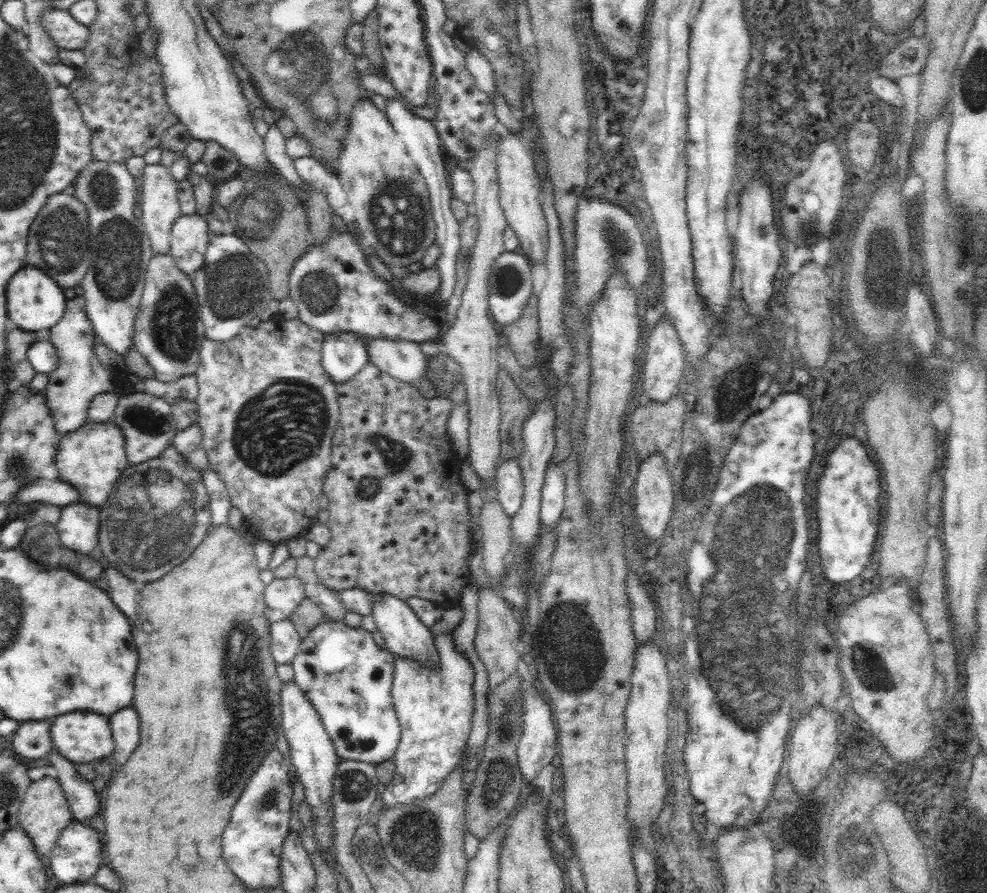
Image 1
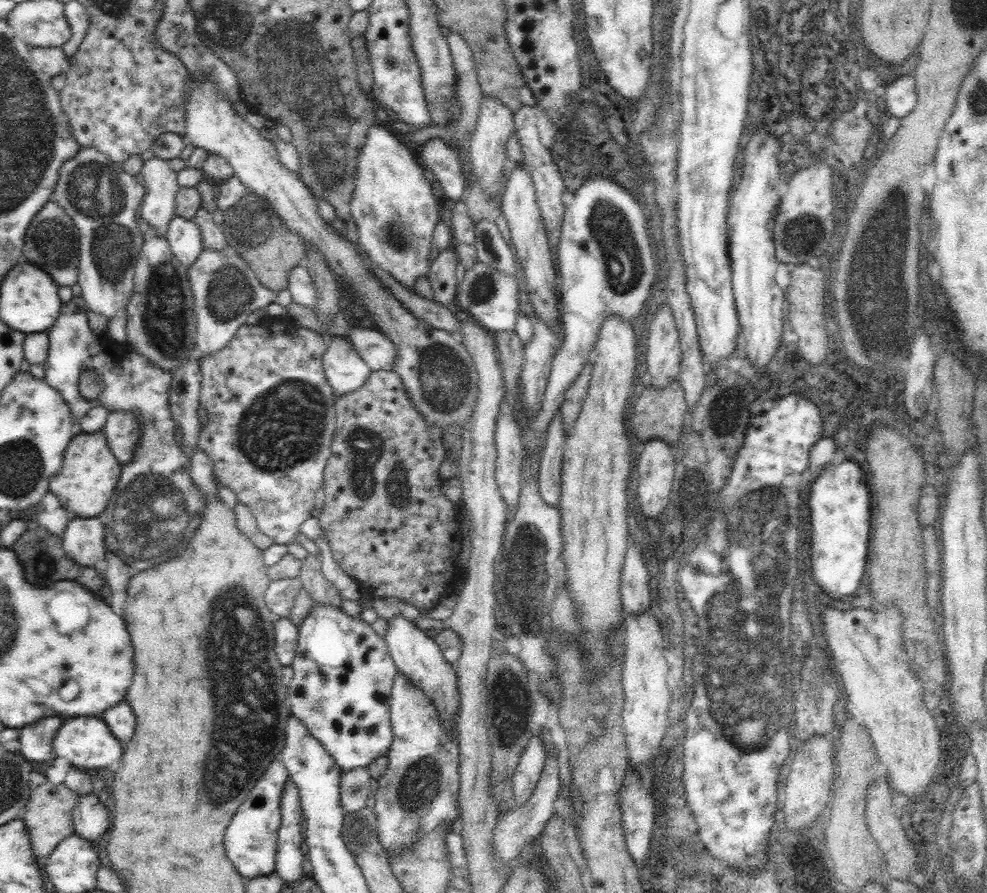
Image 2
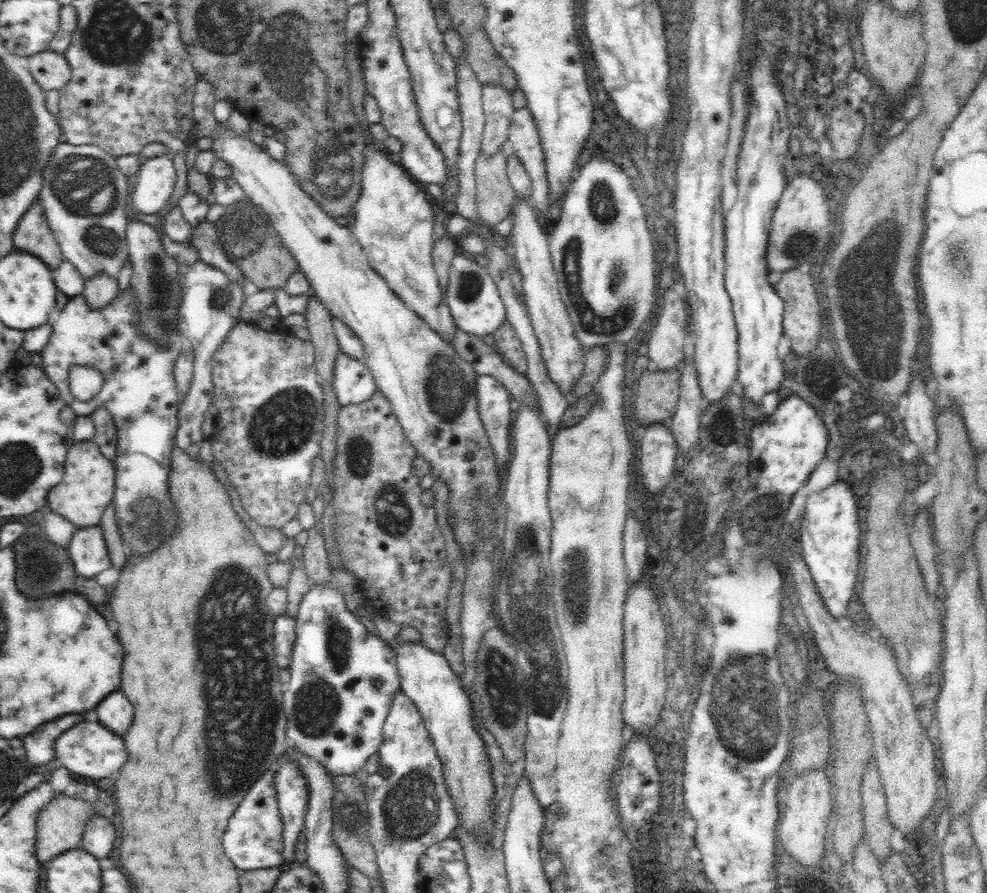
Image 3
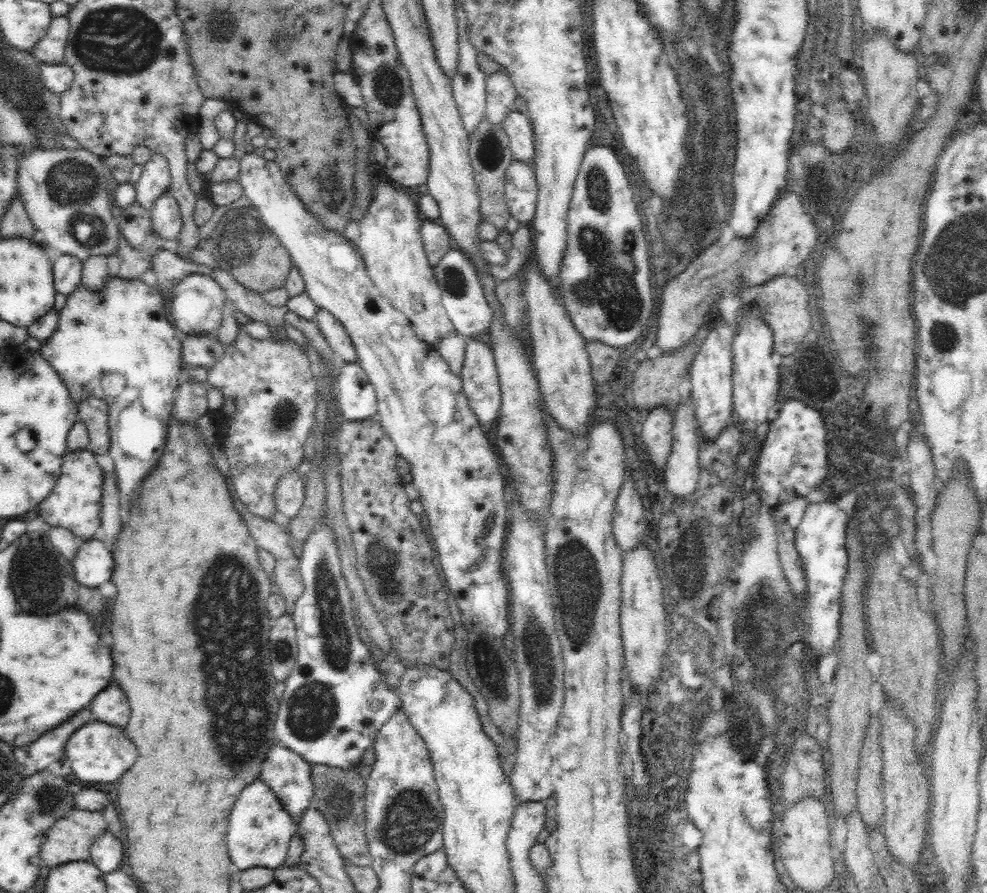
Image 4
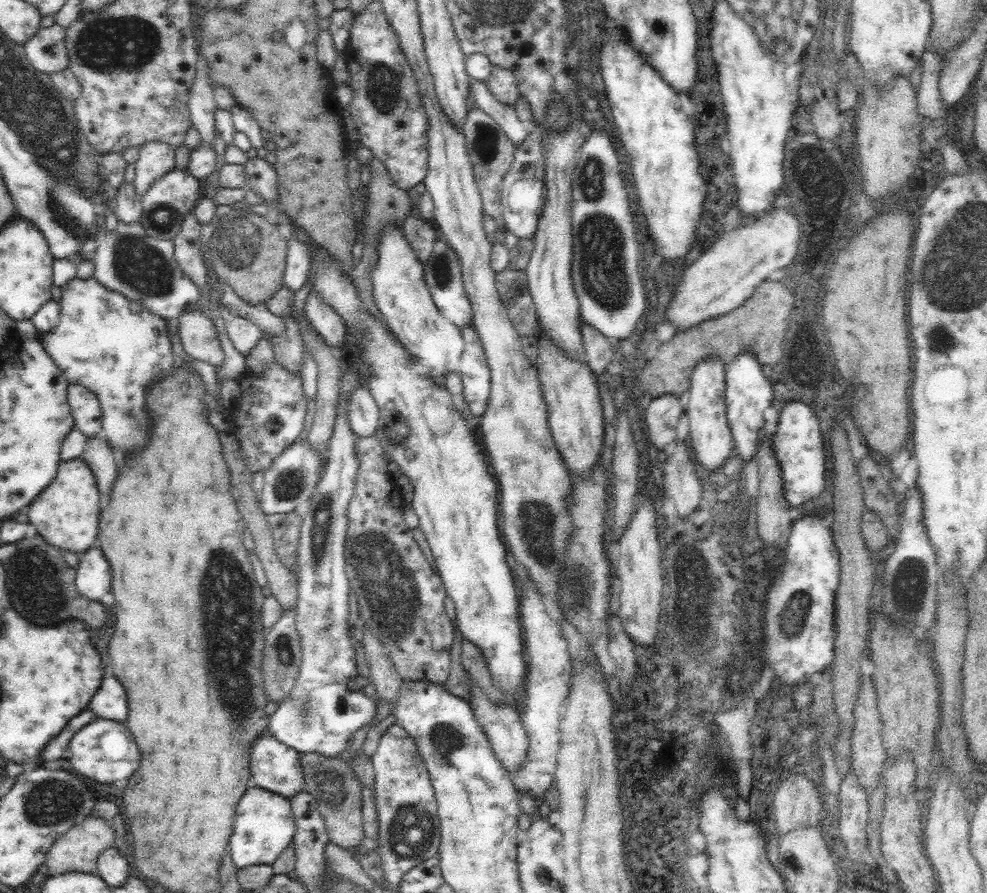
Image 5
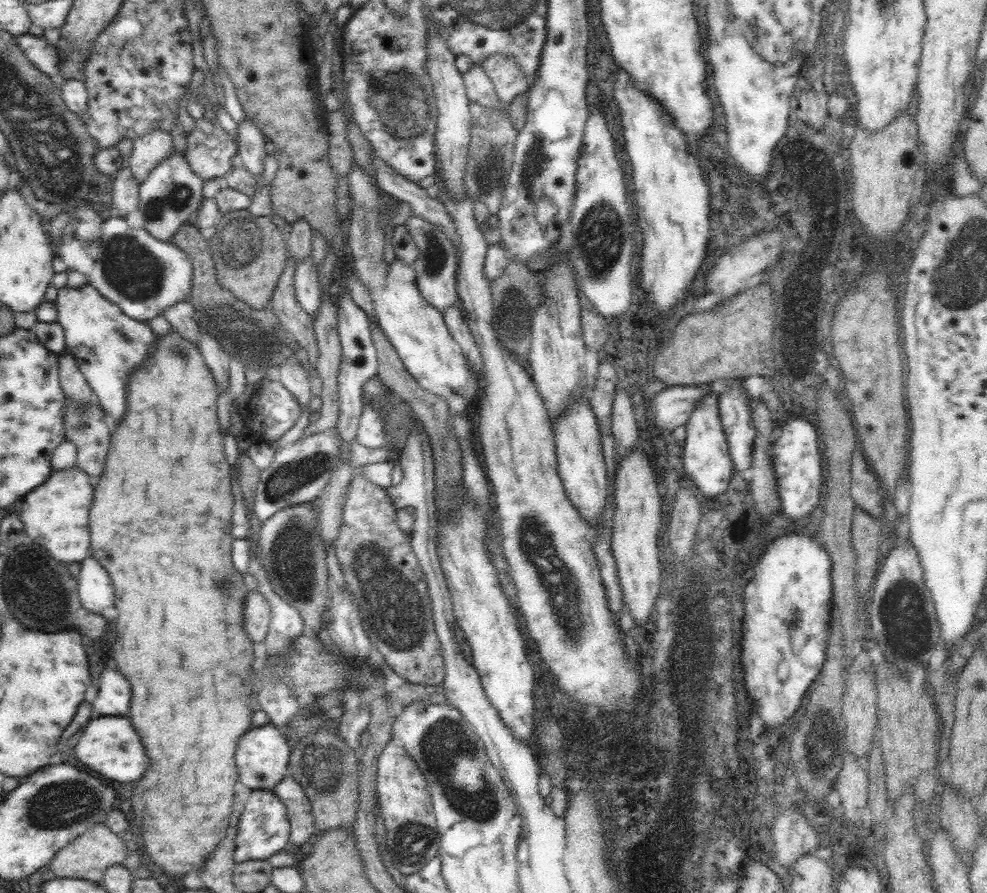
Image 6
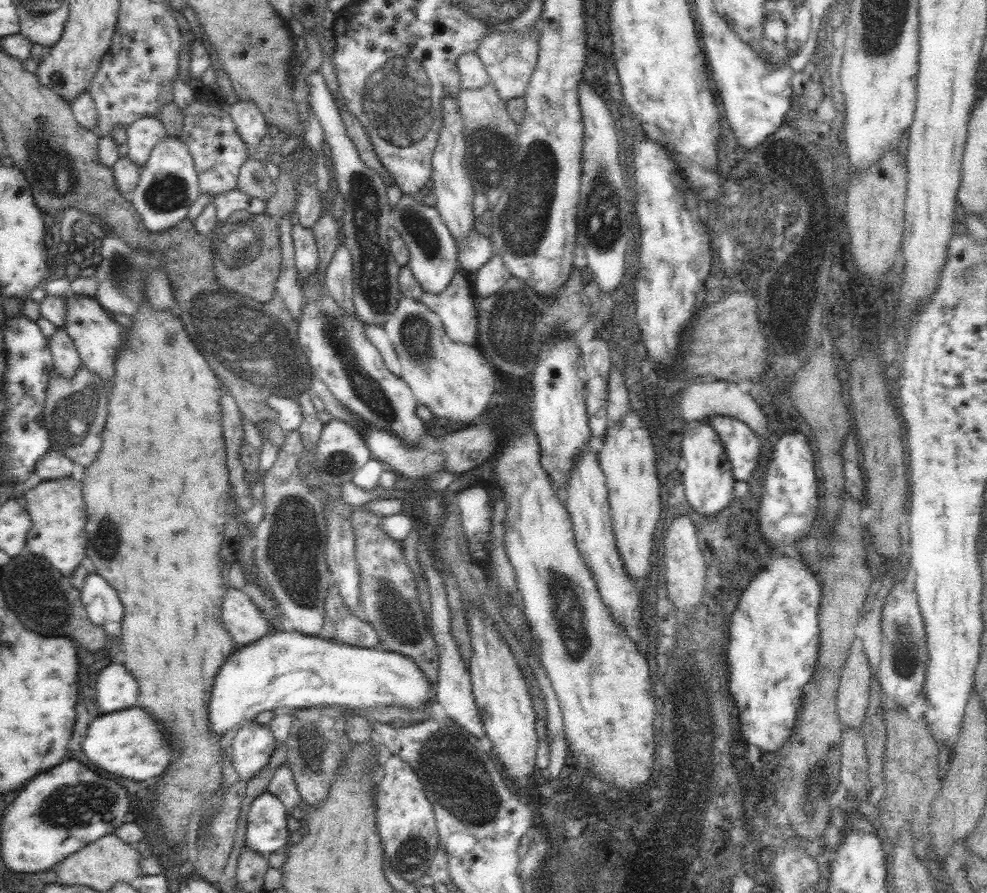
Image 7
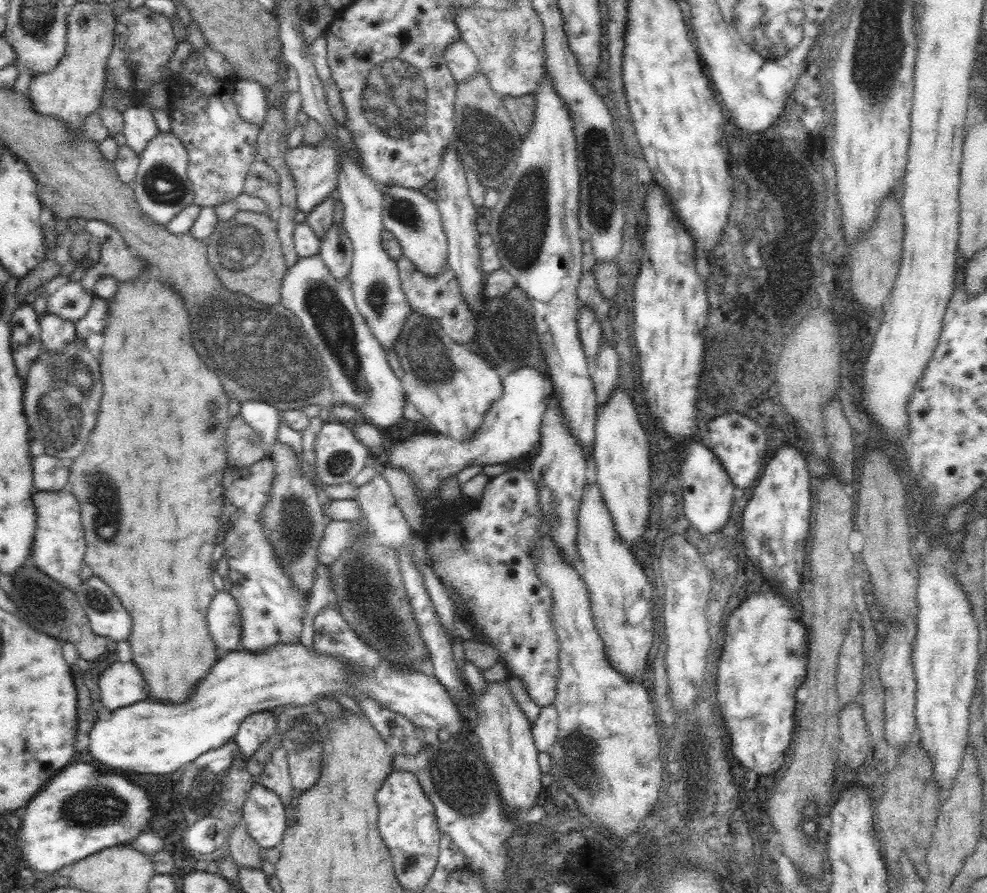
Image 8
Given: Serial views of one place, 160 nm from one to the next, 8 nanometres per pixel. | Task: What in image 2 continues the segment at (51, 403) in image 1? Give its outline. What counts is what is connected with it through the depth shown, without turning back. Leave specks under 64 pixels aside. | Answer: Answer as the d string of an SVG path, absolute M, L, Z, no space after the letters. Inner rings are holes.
M74 295L71 301L62 303L56 322L47 328L49 351L48 358L43 364L45 381L59 392L70 407L74 434L81 432L80 421L97 404L103 404L110 411L131 410L139 419L141 435L136 443L133 459L123 465L121 477L116 483L115 494L111 496L106 510L98 516L101 521L106 523L107 552L116 553L116 556L119 556L124 564L128 564L130 574L134 576L140 570L158 566L160 562L166 562L168 558L178 556L186 548L204 516L207 497L193 483L190 470L191 457L186 456L175 441L174 426L177 423L172 416L168 402L173 372L161 369L151 363L128 340L117 343L109 340L105 335L100 337L95 335L88 322L87 309L87 304L82 296ZM88 369L96 370L105 380L105 389L96 401L84 399L78 388L80 375Z

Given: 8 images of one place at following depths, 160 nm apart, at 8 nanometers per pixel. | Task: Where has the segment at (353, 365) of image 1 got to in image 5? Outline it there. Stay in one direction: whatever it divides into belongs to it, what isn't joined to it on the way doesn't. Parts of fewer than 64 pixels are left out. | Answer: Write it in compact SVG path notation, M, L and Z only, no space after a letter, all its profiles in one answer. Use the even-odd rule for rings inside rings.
M365 383L352 392L349 406L349 421L352 430L359 436L374 436L378 428L379 408L372 392Z

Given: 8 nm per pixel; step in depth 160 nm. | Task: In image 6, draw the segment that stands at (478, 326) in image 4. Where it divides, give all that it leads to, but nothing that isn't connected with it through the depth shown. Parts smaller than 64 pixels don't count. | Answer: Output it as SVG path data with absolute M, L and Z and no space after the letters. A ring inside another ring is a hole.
M412 214L411 218L405 222L405 225L409 228L418 247L418 256L412 267L416 276L416 285L421 295L440 312L444 312L452 305L458 305L458 302L460 302L457 293L458 248L441 228L421 216Z

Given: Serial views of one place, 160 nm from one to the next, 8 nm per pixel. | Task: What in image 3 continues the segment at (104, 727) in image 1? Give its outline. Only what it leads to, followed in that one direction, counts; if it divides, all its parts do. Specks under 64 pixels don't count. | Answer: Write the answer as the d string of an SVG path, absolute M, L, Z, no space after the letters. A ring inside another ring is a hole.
M80 722L68 732L64 732L56 740L55 752L55 759L60 760L57 763L64 765L70 772L76 772L74 774L76 777L96 778L96 780L108 778L112 772L120 770L128 760L122 738L112 734L98 722Z

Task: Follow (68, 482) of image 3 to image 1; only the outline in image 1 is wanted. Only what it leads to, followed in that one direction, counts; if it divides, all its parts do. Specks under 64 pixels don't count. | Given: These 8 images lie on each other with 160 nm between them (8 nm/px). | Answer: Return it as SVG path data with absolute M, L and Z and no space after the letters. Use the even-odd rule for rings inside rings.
M109 419L104 422L86 421L80 428L67 432L59 440L55 458L58 477L78 491L79 500L92 506L102 507L120 482L121 474L129 466L121 428Z

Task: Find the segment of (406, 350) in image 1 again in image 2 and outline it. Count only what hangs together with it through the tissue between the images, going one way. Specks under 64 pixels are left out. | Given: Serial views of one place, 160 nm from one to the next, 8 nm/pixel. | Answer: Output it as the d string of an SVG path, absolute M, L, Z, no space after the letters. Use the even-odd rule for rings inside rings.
M354 325L347 337L372 371L393 367L395 344L382 331L368 325Z

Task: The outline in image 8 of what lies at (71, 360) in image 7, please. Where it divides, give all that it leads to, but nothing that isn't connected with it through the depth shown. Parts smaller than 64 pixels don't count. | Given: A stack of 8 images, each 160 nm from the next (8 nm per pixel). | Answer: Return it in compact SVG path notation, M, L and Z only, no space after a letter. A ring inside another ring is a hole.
M47 310L39 319L42 349L60 353L69 343L77 339L75 323Z

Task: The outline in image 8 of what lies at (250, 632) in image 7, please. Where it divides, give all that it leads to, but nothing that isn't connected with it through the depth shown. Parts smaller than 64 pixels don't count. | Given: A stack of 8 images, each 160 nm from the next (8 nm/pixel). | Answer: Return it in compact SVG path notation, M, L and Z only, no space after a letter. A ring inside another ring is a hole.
M218 591L208 608L208 629L216 648L230 652L242 648L242 616L236 601L229 592Z

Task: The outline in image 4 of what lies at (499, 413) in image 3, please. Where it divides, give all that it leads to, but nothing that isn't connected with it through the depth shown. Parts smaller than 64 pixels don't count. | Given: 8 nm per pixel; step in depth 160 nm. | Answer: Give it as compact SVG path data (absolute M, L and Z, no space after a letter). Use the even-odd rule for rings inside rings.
M474 338L468 339L461 375L463 391L469 400L472 412L477 416L484 433L492 435L497 428L497 420L501 407L501 392L498 371L493 352L488 345Z

